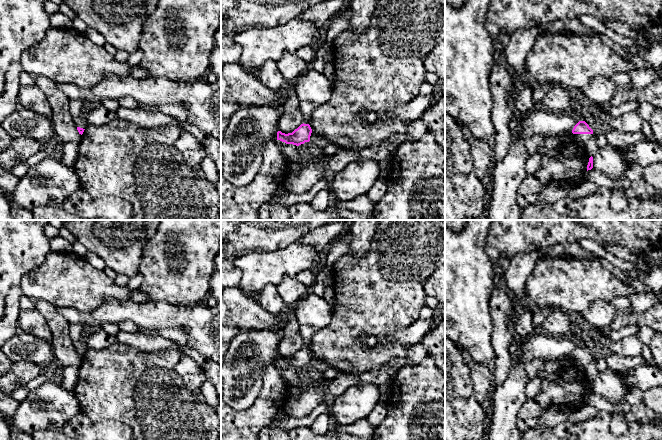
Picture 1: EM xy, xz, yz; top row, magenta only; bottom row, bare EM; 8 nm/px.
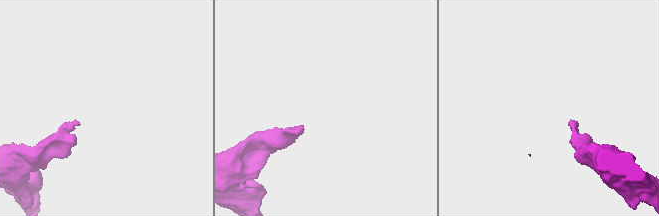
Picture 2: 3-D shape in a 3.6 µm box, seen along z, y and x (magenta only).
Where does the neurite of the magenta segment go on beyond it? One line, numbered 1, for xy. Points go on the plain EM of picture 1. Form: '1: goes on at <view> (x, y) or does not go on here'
1: does not go on here

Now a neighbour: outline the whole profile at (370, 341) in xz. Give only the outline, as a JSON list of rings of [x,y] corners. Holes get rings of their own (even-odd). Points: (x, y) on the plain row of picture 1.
[[[363,334],[361,335],[361,338],[363,339],[363,344],[366,348],[374,348],[381,344],[380,338],[375,335]]]

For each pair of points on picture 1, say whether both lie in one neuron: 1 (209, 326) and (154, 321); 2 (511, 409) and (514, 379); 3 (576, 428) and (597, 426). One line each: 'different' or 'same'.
1: same
2: same
3: same

